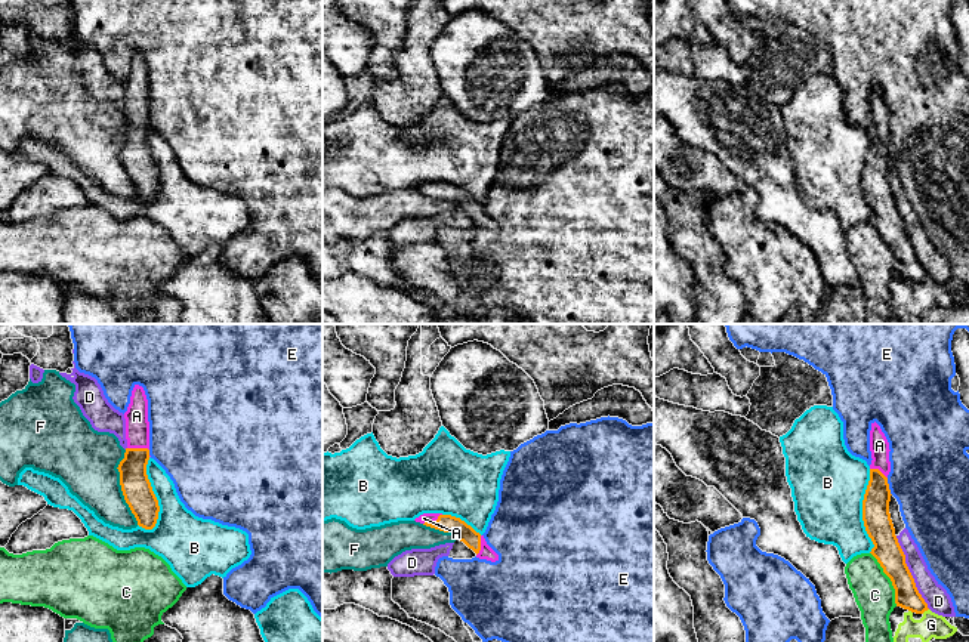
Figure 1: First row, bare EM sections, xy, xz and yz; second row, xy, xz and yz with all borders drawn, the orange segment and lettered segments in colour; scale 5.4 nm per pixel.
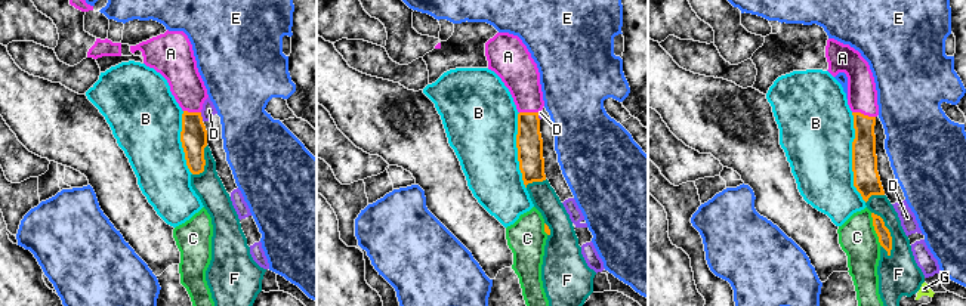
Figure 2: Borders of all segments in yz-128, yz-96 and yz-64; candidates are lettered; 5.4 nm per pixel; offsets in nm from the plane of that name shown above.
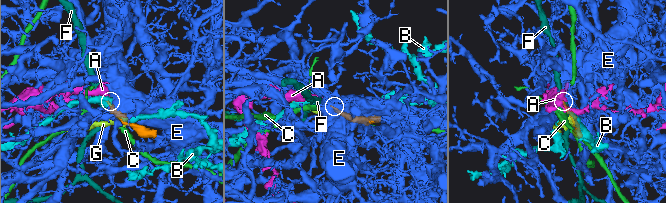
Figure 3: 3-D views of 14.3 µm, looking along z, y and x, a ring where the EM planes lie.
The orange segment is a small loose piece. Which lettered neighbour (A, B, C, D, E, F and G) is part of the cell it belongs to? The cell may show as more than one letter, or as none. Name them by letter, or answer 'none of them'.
A

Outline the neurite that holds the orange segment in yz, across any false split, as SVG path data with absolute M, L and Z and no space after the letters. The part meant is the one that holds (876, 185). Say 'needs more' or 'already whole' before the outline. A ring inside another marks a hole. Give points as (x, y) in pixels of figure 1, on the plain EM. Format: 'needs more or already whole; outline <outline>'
needs more; outline M874 90L870 99L870 149L862 169L862 189L874 216L871 223L877 228L883 241L895 257L895 272L916 283L928 280L928 272L919 262L914 247L905 232L905 223L895 204L889 182L891 158L888 143L891 141L889 111L880 95Z

